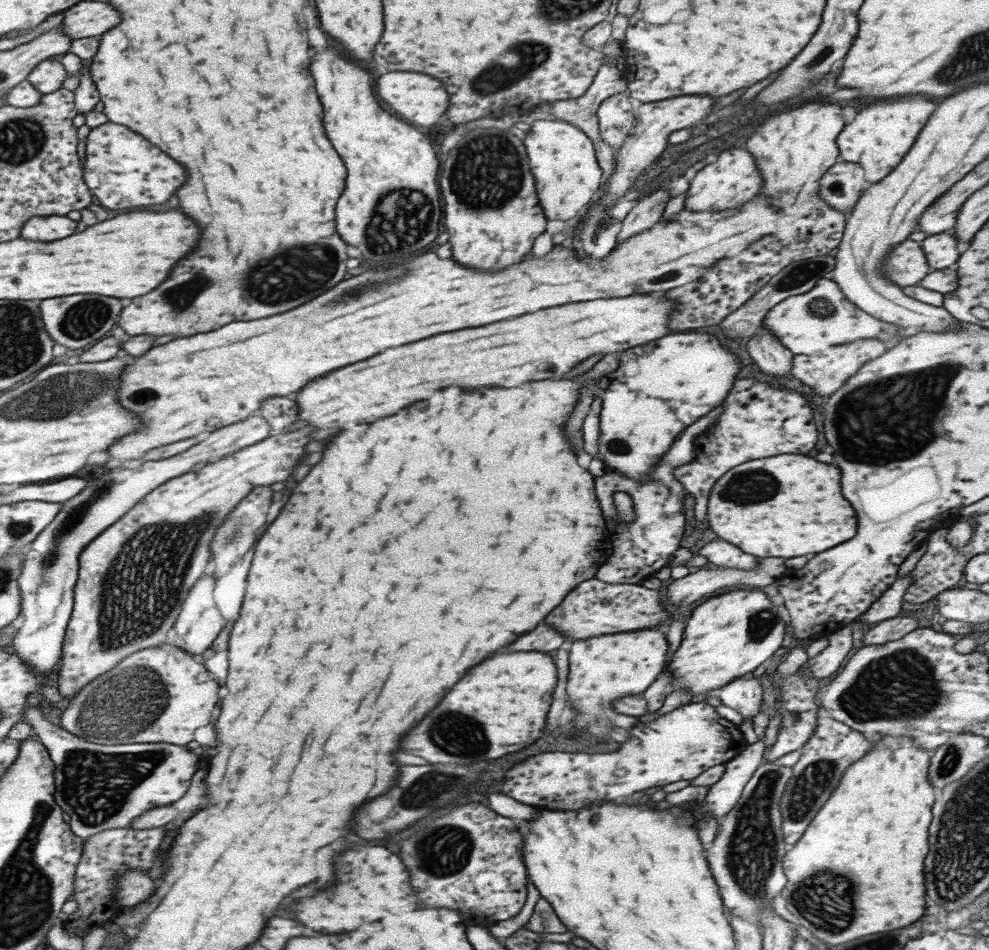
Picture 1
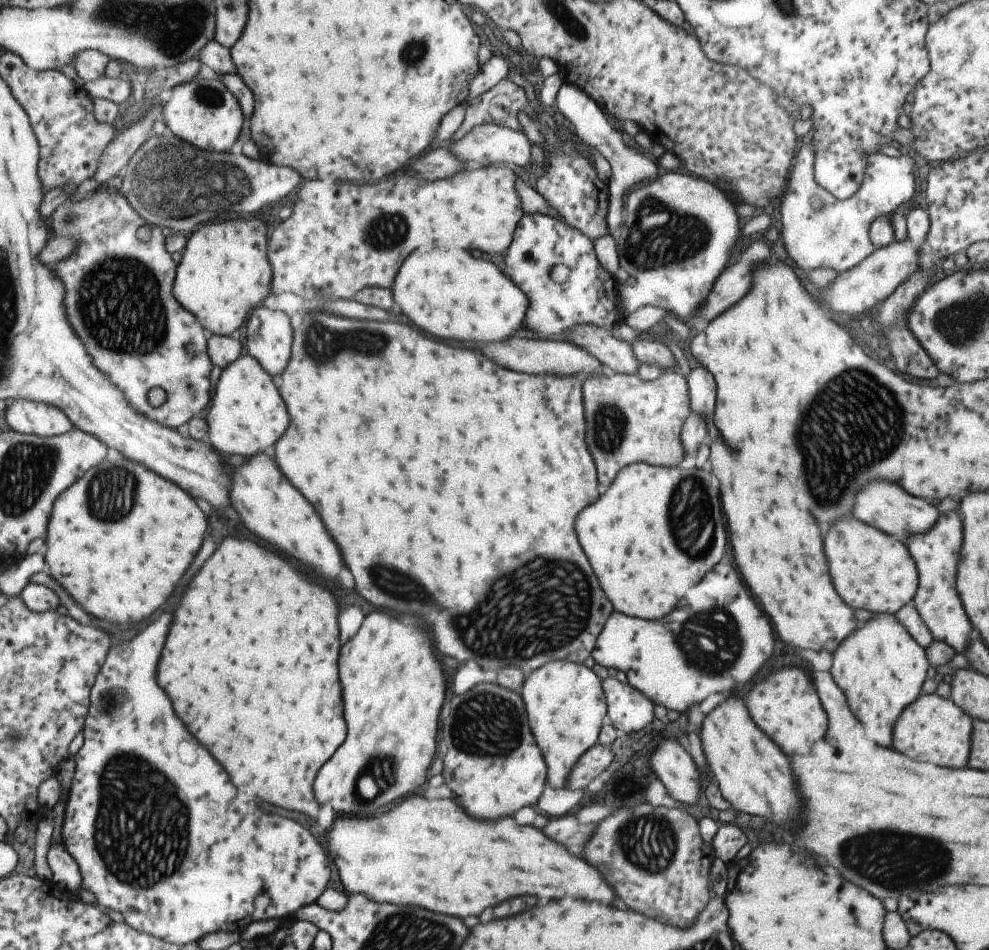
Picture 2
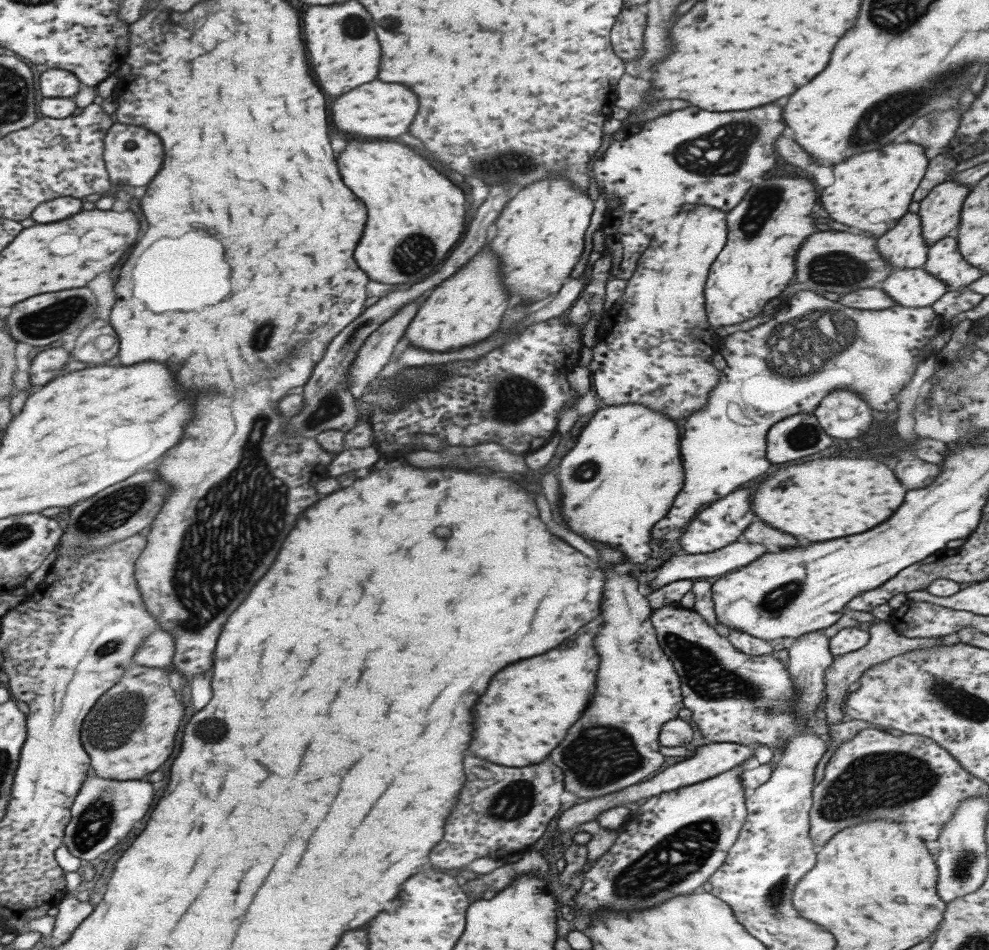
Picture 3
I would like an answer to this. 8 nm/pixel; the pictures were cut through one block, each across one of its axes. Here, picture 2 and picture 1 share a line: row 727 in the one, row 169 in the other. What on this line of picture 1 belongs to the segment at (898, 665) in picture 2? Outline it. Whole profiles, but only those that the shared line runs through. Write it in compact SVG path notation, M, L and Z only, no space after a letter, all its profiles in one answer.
M921 96L873 102L857 112L853 122L843 126L841 134L837 136L839 156L845 162L859 164L861 170L865 170L865 178L869 178L869 182L877 182L877 178L885 178L885 174L889 174L893 166L897 166L897 162L911 148L917 132L923 128L933 110L935 104L927 102Z

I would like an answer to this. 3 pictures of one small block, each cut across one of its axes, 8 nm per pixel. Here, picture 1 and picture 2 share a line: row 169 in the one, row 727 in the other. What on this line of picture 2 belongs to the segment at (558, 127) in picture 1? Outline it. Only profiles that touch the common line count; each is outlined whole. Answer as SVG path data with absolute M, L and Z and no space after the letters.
M549 662L525 678L519 696L525 704L529 730L541 750L541 758L545 760L547 784L553 790L563 790L569 784L573 766L597 744L599 730L607 720L603 684L597 680L593 670L587 670L583 664Z

